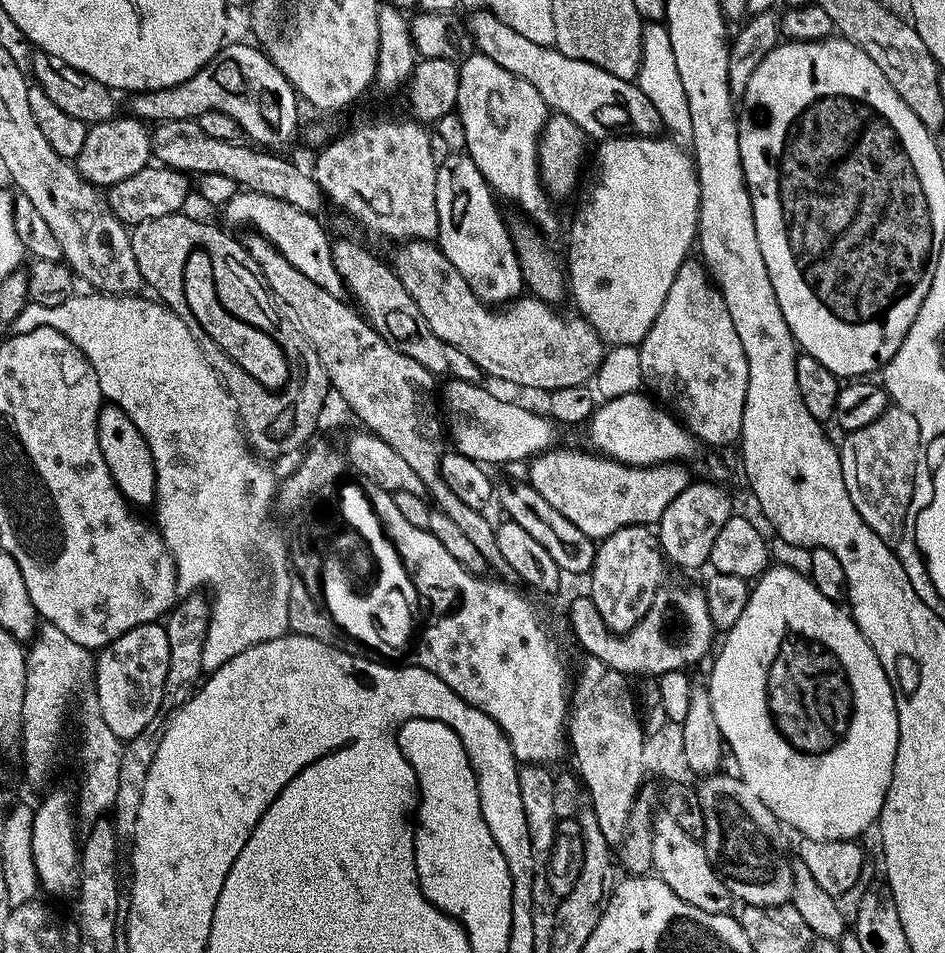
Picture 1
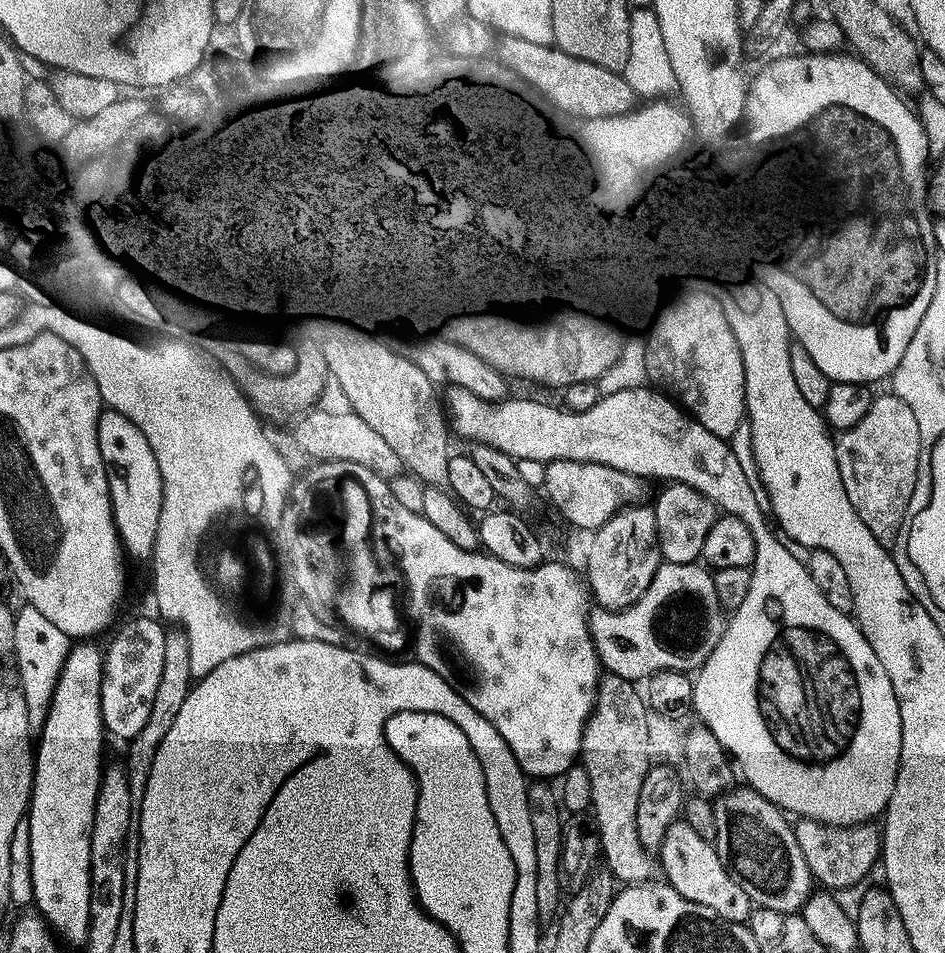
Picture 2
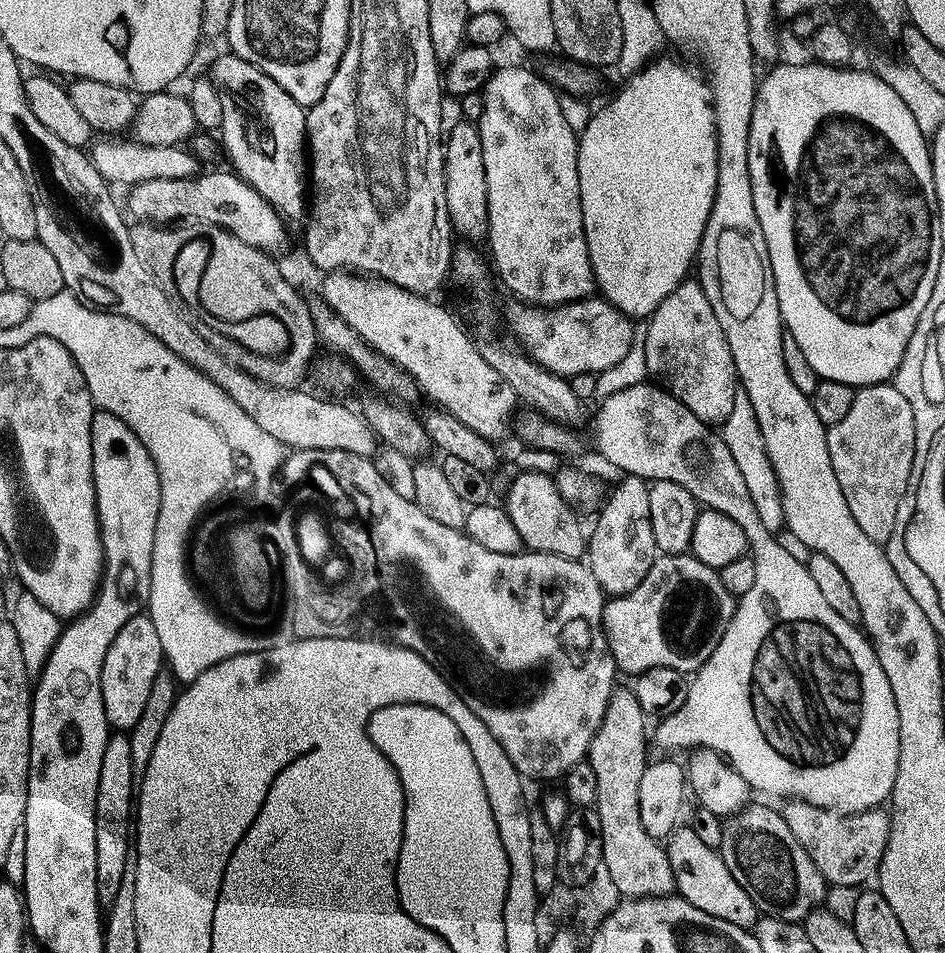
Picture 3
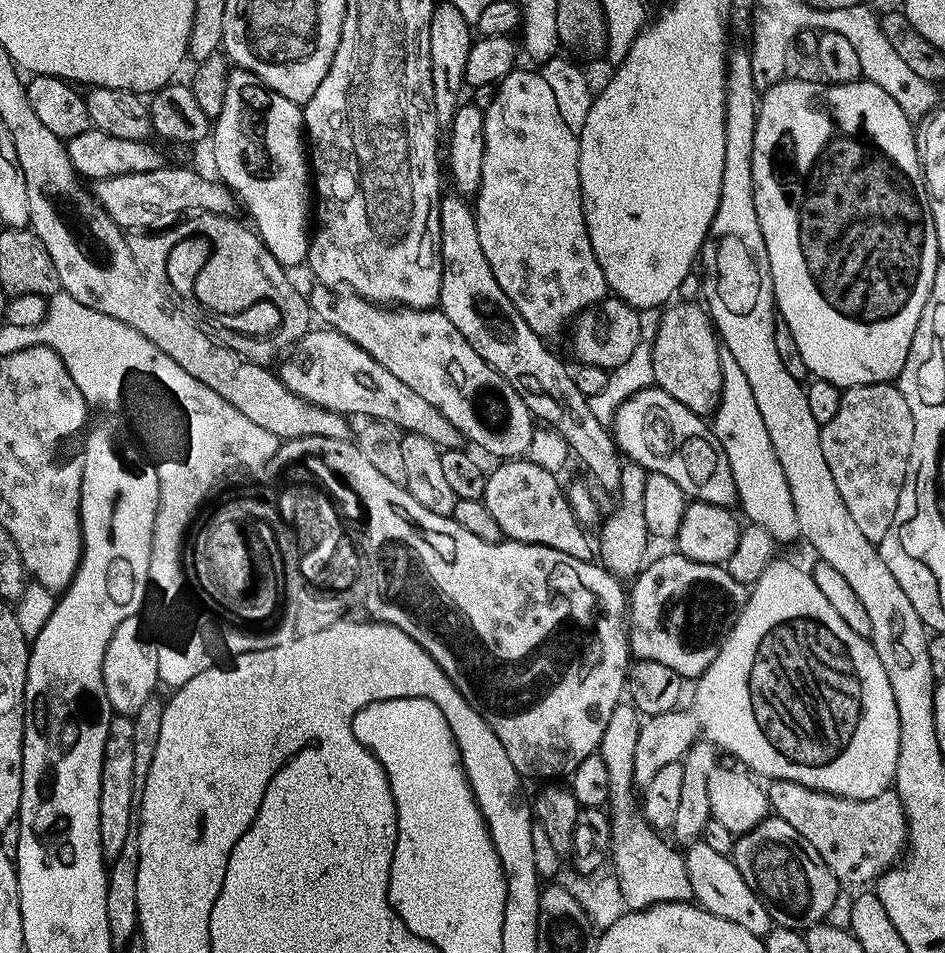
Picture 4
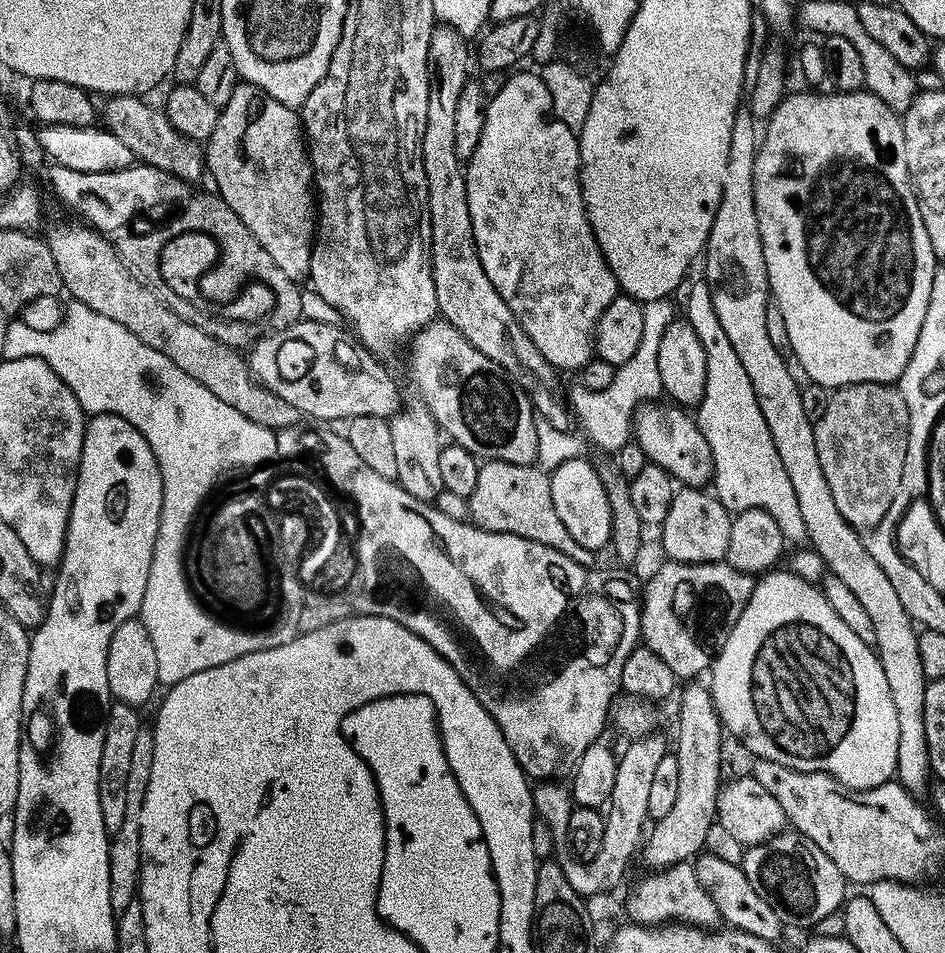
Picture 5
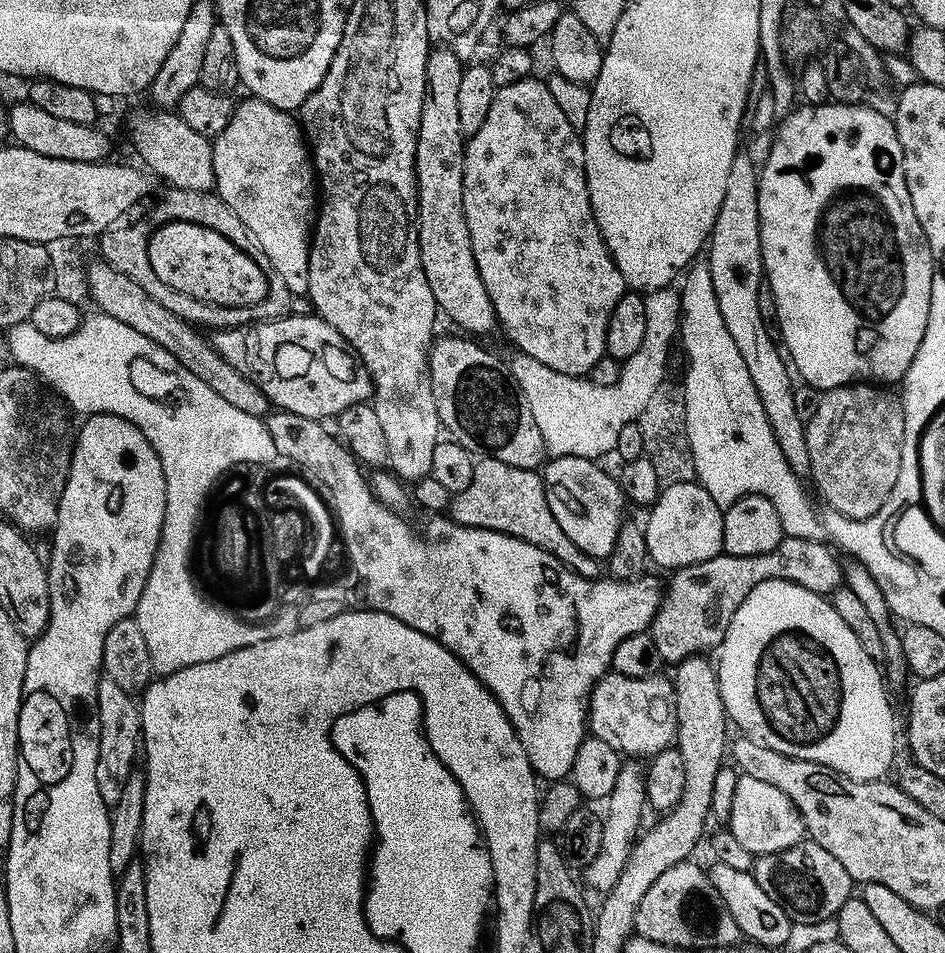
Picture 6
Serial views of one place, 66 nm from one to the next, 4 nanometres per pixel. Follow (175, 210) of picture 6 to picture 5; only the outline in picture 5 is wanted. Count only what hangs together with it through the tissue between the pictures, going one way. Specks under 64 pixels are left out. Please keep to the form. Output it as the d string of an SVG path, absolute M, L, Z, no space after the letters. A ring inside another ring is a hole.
M210 192L210 194L195 196L189 197L179 209L180 214L170 222L164 223L158 230L142 234L123 233L124 248L120 249L118 254L134 272L153 275L159 269L162 248L170 239L184 233L206 232L210 235L214 232L213 238L219 246L220 254L215 266L200 279L200 295L205 301L208 299L214 304L228 303L243 289L245 285L243 283L249 276L250 278L259 276L260 266L264 264L262 254L267 252L258 238L247 229L242 218L239 218L217 193Z

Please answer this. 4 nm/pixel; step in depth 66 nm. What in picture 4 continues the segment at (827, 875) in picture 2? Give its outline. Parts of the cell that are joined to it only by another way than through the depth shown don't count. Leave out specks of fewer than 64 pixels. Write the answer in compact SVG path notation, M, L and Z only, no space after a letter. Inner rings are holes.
M789 780L771 781L766 791L771 811L790 822L802 839L818 850L822 862L830 866L841 885L871 885L893 867L905 851L908 819L904 817L904 807L895 791L865 800L851 800Z

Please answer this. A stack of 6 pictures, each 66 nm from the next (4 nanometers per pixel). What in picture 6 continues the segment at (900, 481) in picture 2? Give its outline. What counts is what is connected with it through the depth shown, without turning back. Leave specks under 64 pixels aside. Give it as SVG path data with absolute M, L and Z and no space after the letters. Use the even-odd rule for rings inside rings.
M853 382L844 384L841 388L829 388L821 395L818 402L818 410L814 414L814 418L810 418L804 425L804 437L806 438L806 450L810 454L810 477L816 482L816 488L824 495L824 500L828 503L827 507L831 511L842 514L851 520L865 520L874 514L878 514L878 510L882 510L882 506L886 502L886 498L890 498L890 494L894 490L894 482L898 482L898 470L901 466L902 450L904 449L904 405L901 397L896 396L884 386L877 386L872 382Z

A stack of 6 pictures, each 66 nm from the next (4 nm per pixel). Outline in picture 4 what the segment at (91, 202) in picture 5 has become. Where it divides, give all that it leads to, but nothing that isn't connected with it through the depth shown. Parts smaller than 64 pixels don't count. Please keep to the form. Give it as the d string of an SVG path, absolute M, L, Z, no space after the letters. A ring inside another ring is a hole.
M165 166L146 174L122 174L114 178L97 180L94 195L106 210L108 217L125 230L160 230L177 223L179 212L195 214L213 212L227 216L233 211L232 191L219 179L207 180L192 168Z

